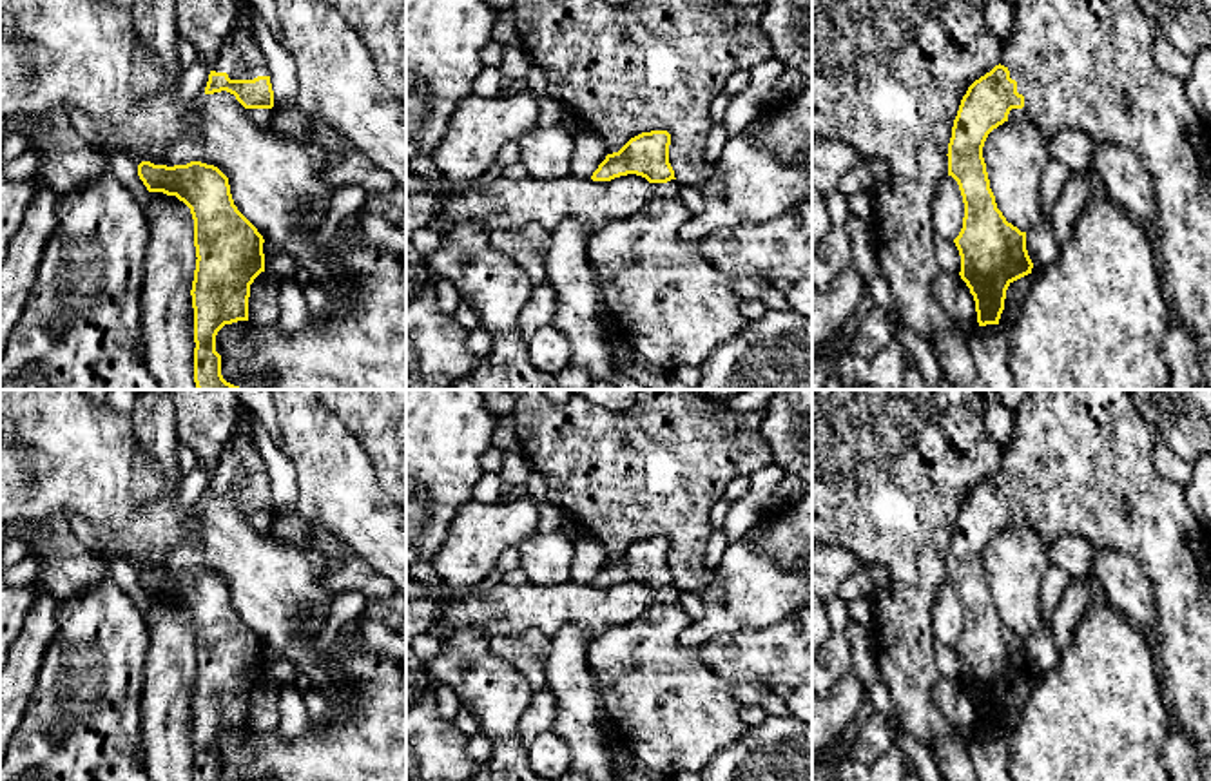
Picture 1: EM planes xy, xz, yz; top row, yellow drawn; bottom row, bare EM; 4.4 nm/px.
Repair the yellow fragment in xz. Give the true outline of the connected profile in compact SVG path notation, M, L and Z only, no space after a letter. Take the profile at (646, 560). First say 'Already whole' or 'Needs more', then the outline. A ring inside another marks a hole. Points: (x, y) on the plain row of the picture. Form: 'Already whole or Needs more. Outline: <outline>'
Needs more. Outline: M667 536L642 538L618 558L607 560L593 578L593 587L642 582L653 591L653 603L633 623L596 636L587 647L587 665L602 680L600 710L607 728L629 741L642 765L674 777L680 772L702 772L718 752L738 741L749 725L741 719L743 705L732 694L734 683L703 663L702 647L680 645L680 636L694 620L680 603L669 551Z

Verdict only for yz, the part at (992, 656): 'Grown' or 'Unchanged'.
Grown

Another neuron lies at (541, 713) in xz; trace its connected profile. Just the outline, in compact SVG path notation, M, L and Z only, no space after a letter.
M542 687L533 694L528 710L518 719L518 734L526 747L529 747L537 736L549 732L557 714L557 698Z

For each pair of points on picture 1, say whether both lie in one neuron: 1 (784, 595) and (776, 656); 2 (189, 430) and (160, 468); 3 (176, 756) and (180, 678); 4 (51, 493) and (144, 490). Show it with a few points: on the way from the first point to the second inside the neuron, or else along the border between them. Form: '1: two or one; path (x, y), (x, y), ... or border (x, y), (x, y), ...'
1: two; border (793, 613), (769, 626), (749, 627), (738, 633)
2: two; border (173, 408), (174, 437), (178, 441)
3: one; path (176, 736), (176, 698)
4: two; border (136, 448), (131, 495), (156, 501), (171, 493)

